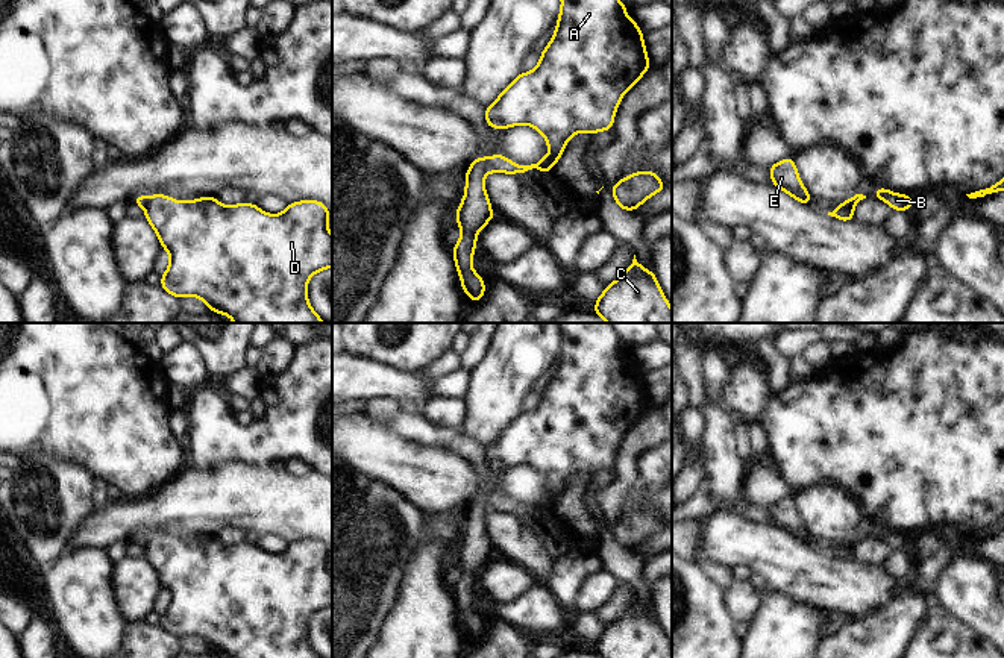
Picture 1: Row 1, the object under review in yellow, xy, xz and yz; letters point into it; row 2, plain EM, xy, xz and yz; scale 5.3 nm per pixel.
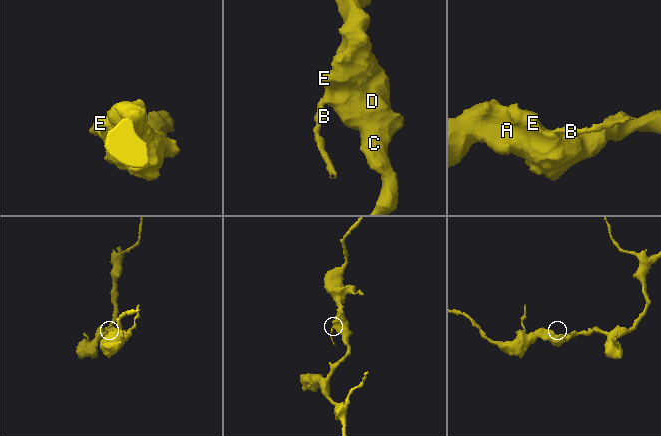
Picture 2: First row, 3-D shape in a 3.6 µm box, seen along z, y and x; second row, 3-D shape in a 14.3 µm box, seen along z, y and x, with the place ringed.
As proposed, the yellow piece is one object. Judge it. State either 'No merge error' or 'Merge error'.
Merge error.

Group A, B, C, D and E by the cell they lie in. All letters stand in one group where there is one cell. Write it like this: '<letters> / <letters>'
A C D E / B

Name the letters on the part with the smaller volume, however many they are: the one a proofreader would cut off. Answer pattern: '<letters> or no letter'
B

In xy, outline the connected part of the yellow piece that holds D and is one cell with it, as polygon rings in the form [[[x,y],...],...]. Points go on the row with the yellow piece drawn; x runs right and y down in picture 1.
[[[147,197],[146,221],[155,229],[161,246],[170,255],[170,265],[161,276],[161,287],[171,296],[202,299],[209,311],[226,314],[235,323],[325,323],[309,306],[306,284],[314,273],[332,267],[332,235],[328,227],[329,209],[318,200],[288,203],[278,215],[253,203],[224,206],[215,197],[176,202],[173,197]]]

